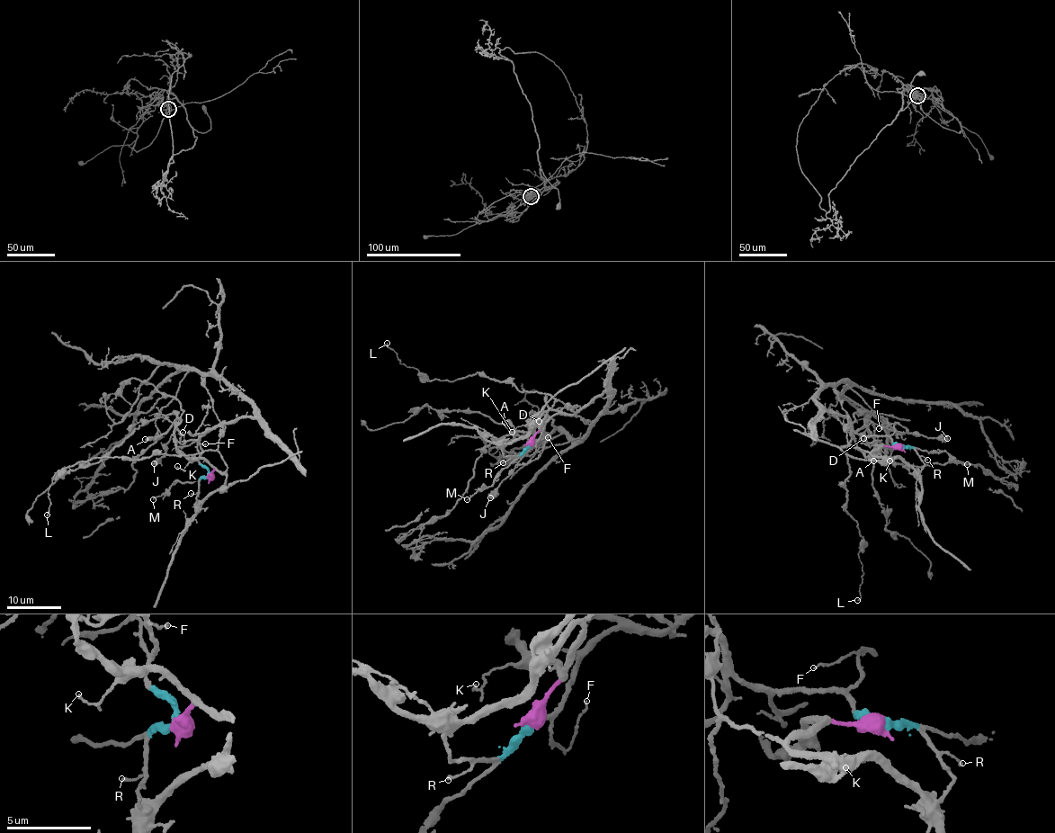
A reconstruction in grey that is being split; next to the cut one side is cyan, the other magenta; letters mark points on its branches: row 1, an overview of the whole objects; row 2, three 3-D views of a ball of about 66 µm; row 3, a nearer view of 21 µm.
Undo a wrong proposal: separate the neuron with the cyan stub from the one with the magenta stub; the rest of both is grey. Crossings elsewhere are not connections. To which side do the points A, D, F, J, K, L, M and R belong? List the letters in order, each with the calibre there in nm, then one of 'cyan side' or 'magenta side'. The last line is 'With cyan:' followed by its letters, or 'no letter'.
A: calibre 550 nm; magenta side
D: calibre 180 nm; cyan side
F: calibre 90 nm; cyan side
J: calibre 650 nm; magenta side
K: calibre 140 nm; magenta side
L: calibre 110 nm; magenta side
M: calibre 150 nm; cyan side
R: calibre 150 nm; cyan side
With cyan: D, F, M, R

